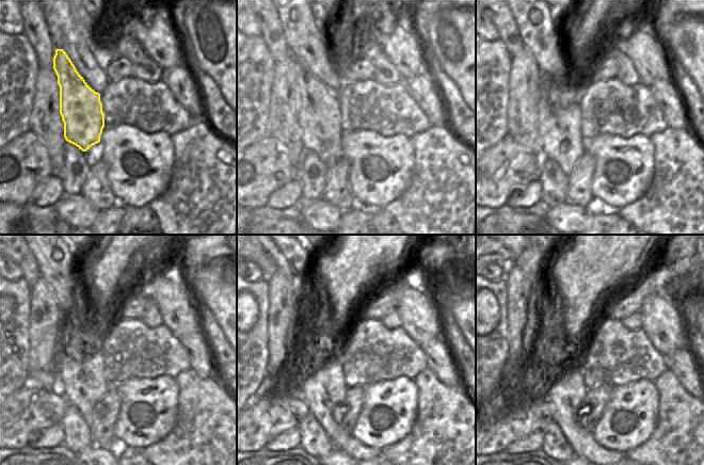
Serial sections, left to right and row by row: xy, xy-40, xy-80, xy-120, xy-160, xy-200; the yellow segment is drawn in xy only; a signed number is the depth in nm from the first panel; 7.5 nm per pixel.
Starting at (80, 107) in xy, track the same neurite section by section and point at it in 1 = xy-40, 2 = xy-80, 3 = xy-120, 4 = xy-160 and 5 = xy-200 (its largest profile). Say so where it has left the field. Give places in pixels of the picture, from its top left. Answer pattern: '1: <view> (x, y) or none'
1: xy-40 (319, 114)
2: xy-80 (559, 106)
3: xy-120 (80, 367)
4: xy-160 (324, 387)
5: xy-200 (563, 388)

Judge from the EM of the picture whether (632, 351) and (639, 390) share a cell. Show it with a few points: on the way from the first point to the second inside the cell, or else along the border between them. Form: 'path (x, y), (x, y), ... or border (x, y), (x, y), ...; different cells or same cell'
border (654, 381), (635, 380), (621, 385), (612, 385); different cells

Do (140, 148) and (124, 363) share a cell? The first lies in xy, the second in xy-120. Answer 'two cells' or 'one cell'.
two cells

